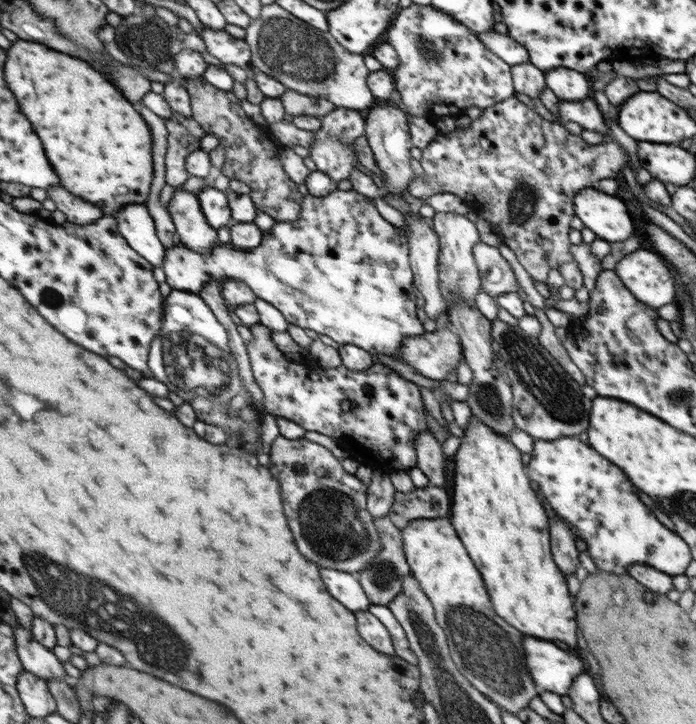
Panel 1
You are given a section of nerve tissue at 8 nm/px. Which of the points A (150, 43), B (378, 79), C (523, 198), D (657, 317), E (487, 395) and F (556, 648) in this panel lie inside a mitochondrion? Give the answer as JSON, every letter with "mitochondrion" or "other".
{"A":"mitochondrion","B":"other","C":"mitochondrion","D":"other","E":"mitochondrion","F":"other"}

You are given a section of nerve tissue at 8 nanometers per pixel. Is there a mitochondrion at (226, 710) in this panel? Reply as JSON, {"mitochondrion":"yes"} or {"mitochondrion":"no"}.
{"mitochondrion":"no"}

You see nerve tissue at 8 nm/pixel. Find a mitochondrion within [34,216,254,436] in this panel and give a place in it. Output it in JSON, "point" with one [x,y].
{"point":[192,363]}

